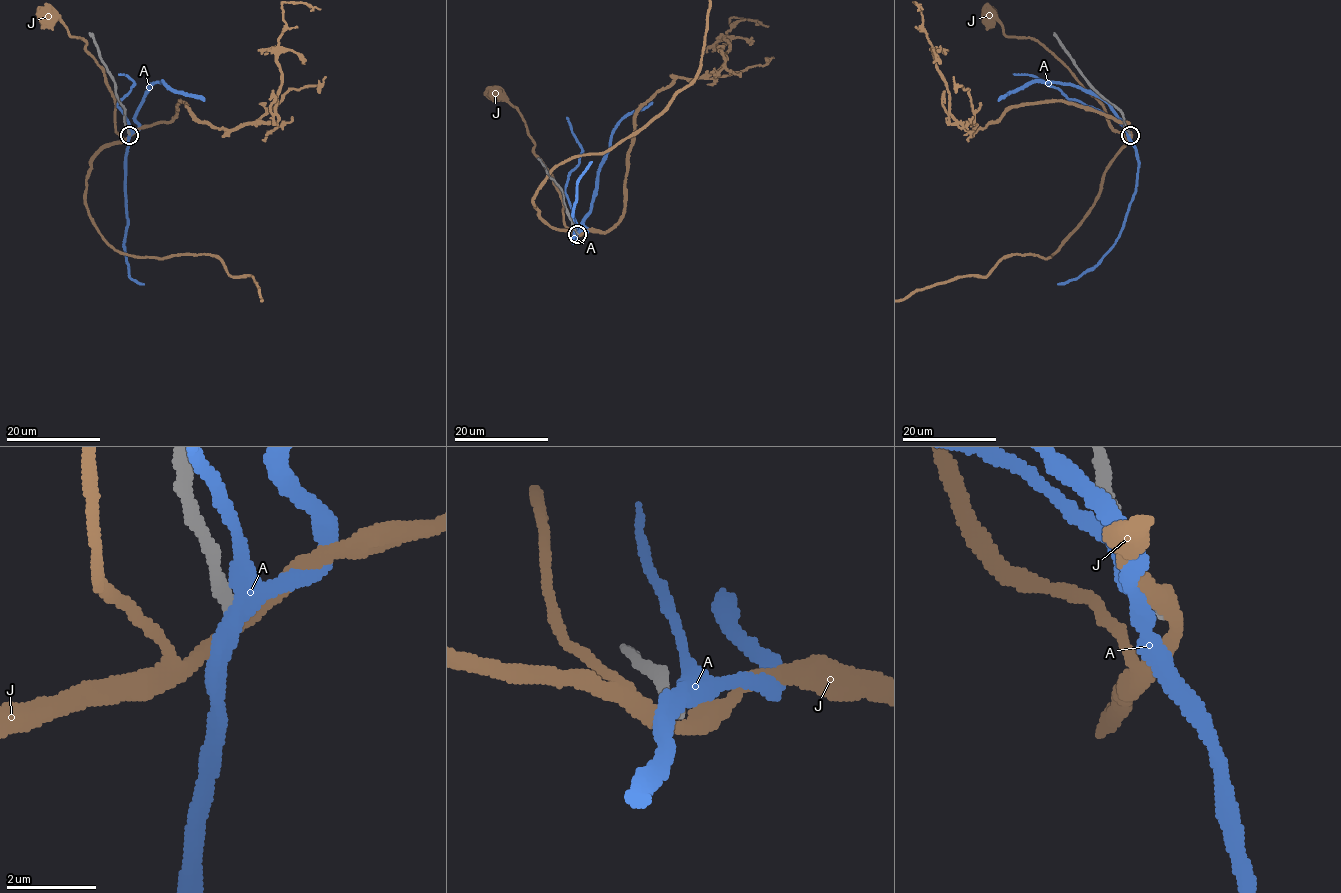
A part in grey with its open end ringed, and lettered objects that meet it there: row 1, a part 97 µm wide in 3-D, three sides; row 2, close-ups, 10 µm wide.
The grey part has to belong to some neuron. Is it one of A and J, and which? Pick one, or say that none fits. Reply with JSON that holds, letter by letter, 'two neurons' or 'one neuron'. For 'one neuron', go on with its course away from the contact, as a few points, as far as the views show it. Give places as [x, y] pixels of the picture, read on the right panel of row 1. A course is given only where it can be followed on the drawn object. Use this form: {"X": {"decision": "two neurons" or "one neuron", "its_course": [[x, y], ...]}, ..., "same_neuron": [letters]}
{"A": {"decision": "two neurons"}, "J": {"decision": "two neurons"}, "same_neuron": []}

